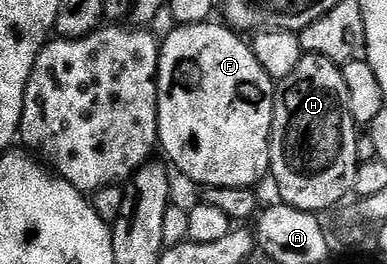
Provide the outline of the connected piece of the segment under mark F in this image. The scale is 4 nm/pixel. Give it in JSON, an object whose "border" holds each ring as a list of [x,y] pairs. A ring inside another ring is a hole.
{"border":[[[206,22],[203,24],[182,24],[175,31],[168,33],[160,41],[161,57],[157,63],[157,139],[160,151],[169,155],[168,163],[174,169],[178,168],[183,175],[205,188],[231,186],[232,188],[253,188],[261,179],[270,175],[269,170],[269,139],[273,125],[273,98],[275,95],[275,81],[259,66],[259,58],[255,58],[252,47],[245,44],[240,35],[224,23]]]}

